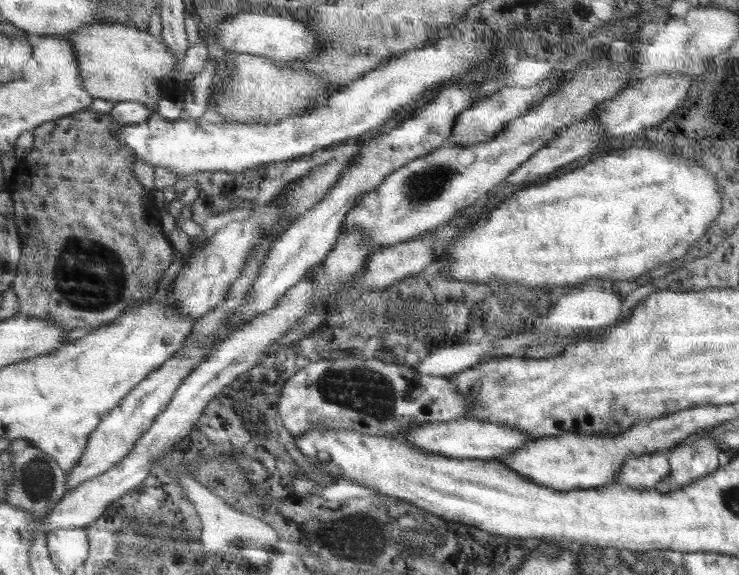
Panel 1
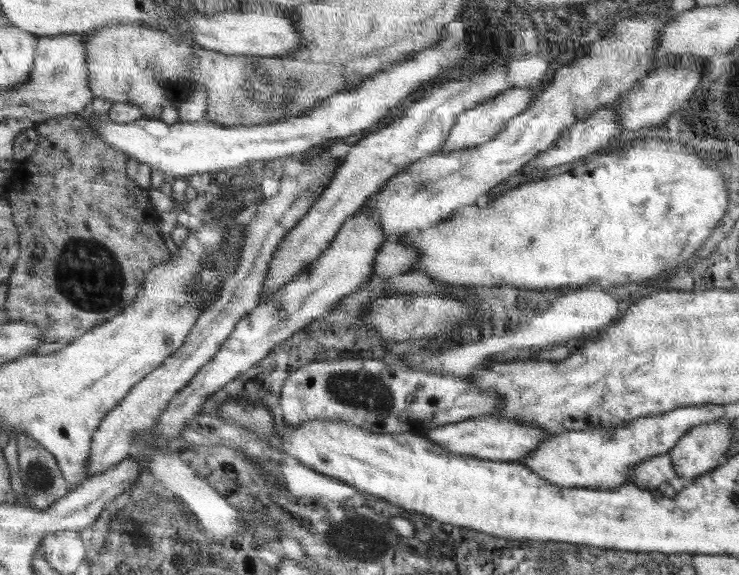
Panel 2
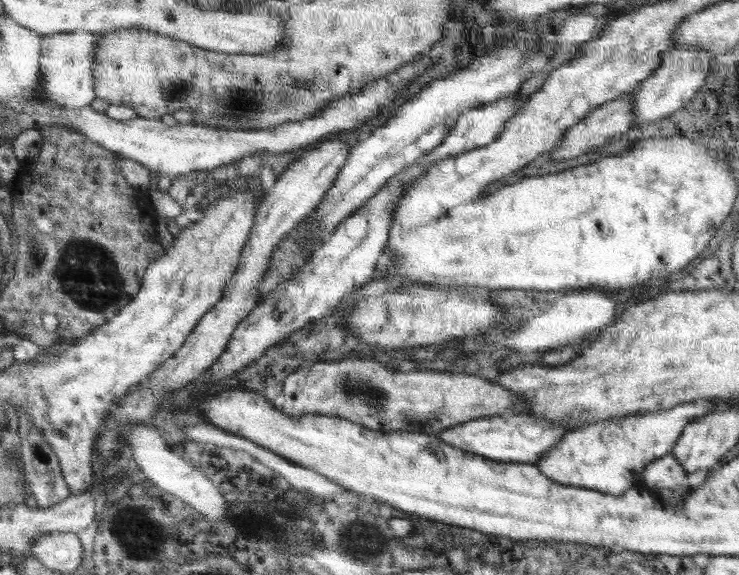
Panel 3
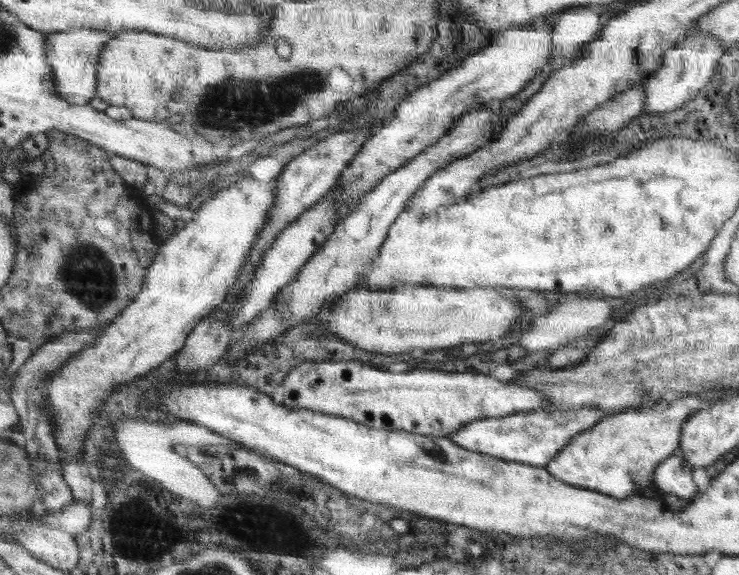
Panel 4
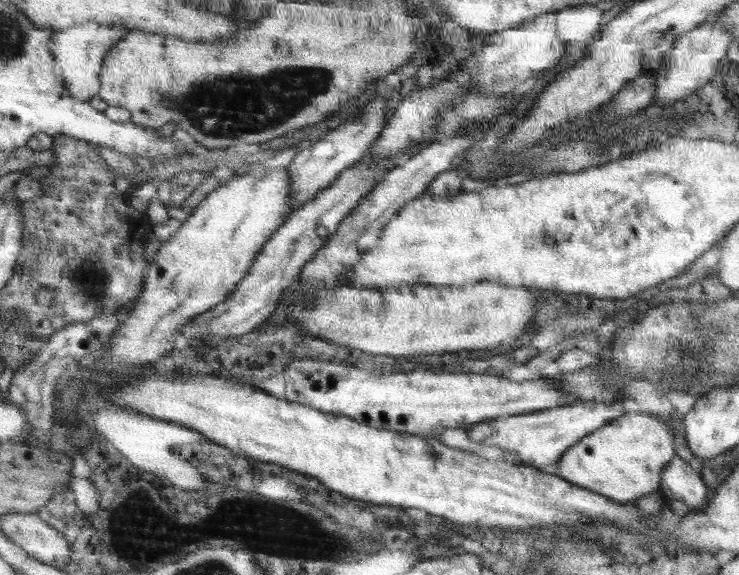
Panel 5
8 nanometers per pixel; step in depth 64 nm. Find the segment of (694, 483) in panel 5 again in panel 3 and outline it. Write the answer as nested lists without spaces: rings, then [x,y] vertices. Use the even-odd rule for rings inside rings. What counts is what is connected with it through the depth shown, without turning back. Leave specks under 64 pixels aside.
[[[668,454],[662,459],[654,460],[652,464],[648,464],[648,467],[644,468],[642,480],[638,486],[643,490],[653,486],[659,489],[669,488],[680,491],[682,494],[686,494],[692,489],[686,470],[682,464],[678,463],[674,454]]]

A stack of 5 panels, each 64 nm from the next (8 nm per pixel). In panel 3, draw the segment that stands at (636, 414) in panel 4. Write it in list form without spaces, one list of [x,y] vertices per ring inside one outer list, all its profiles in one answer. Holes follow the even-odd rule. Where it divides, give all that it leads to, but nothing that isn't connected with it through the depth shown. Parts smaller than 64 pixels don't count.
[[[700,398],[661,412],[596,421],[564,434],[558,440],[559,444],[536,462],[536,467],[550,479],[562,484],[620,496],[628,488],[639,485],[648,464],[674,453],[684,427],[715,410],[712,400]]]

